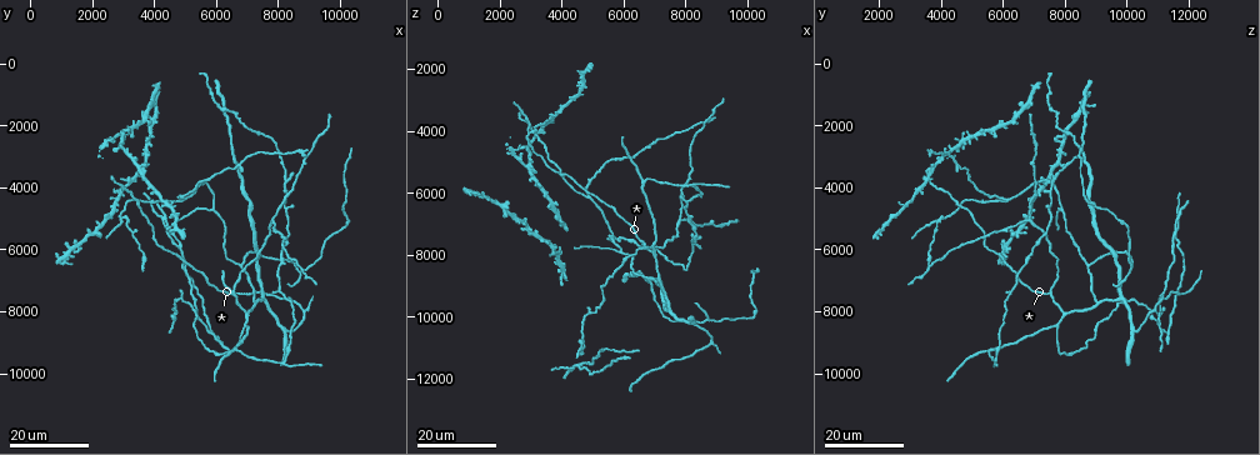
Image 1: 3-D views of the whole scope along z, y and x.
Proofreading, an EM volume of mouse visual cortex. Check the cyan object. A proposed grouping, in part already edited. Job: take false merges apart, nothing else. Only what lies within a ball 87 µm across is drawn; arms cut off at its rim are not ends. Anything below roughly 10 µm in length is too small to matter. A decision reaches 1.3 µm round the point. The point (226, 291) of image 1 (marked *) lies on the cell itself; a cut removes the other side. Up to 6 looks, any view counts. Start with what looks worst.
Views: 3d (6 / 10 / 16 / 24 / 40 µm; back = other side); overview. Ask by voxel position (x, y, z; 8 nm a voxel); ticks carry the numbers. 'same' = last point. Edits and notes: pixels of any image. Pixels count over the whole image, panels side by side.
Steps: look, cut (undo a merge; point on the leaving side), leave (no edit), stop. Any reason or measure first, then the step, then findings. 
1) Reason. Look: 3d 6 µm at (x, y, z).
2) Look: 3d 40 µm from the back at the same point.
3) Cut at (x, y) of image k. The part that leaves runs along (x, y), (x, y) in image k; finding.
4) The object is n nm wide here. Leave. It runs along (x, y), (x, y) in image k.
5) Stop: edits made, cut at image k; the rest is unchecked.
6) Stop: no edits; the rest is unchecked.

Small branch off a trunk. Look: 3d 16 µm at (4900, 4400, 6000).

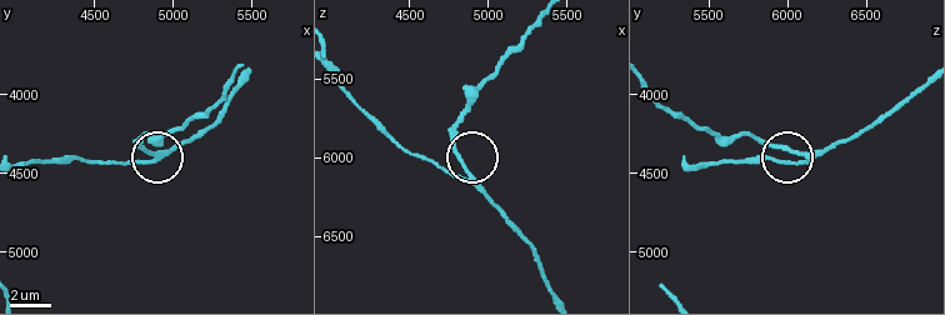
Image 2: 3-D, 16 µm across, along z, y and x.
Look: 3d 10 µm at (4860, 4380, 6120).

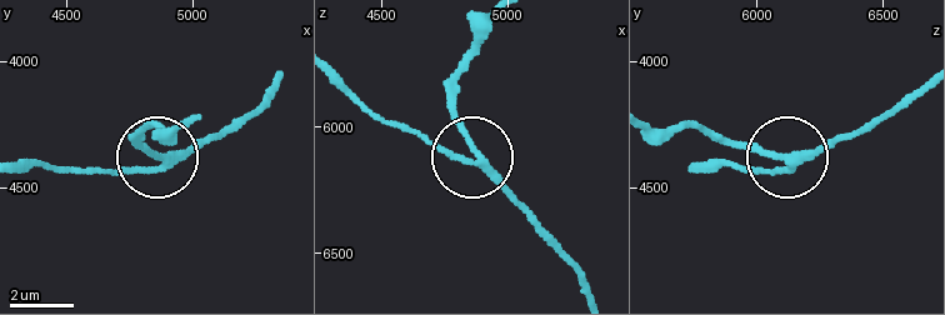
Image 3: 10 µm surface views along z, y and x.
Leave. It runs along (590, 294), (550, 230), (485, 165), (383, 125) in image 3; continuous, no second cell.

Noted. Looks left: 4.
Arms part here. Look: 3d 16 µm at (6800, 6500, 8700).

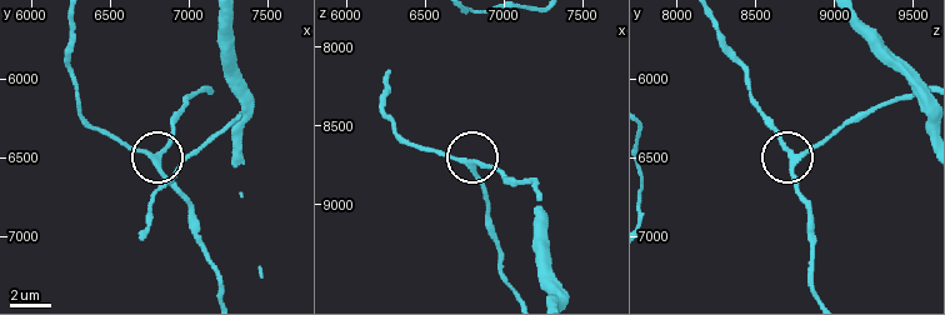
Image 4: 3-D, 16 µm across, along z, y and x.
Look: 3d 10 µm at (6820, 6480, 8820).

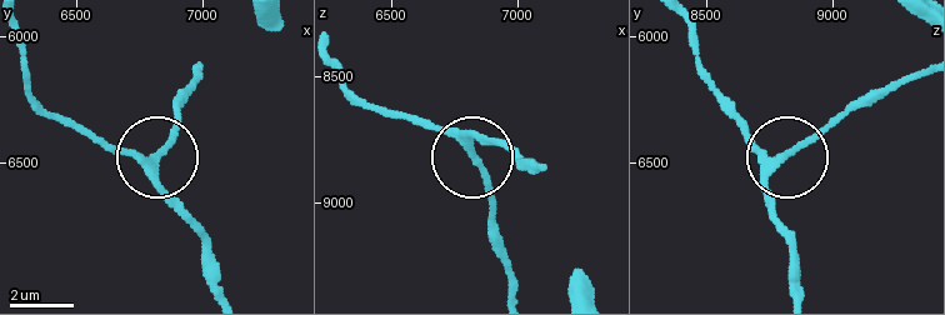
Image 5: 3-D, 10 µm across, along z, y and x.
The side arm is 75 µm long. Leave. All the same cell.

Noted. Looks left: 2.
Two arms in line, one across. Look: 3d 16 µm at (7300, 7700, 9100).

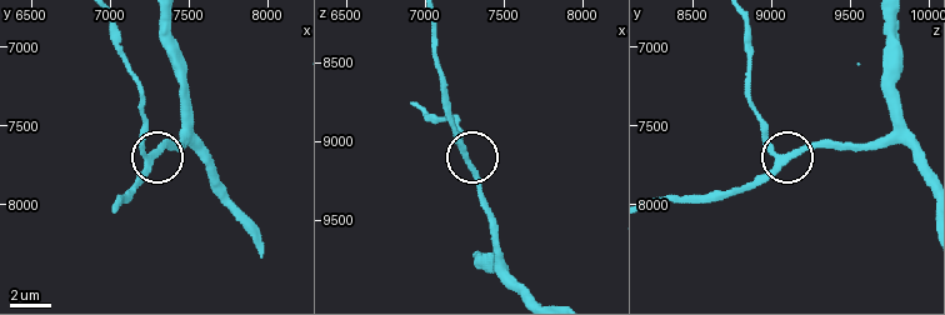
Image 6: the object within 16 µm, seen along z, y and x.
Look: 3d 6 µm at (7240, 7700, 9060).

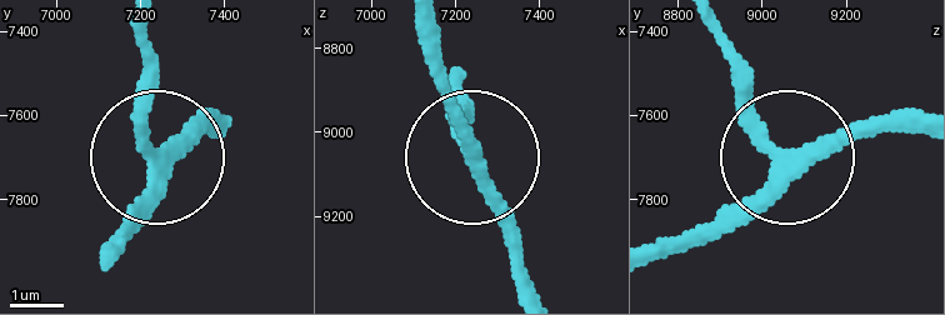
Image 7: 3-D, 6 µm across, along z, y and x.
Leave. It runs along (654, 248), (695, 243), (789, 158), (891, 118) in image 7; all the same cell.

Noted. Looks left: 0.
Stop: no edits; the rest is unchecked.

